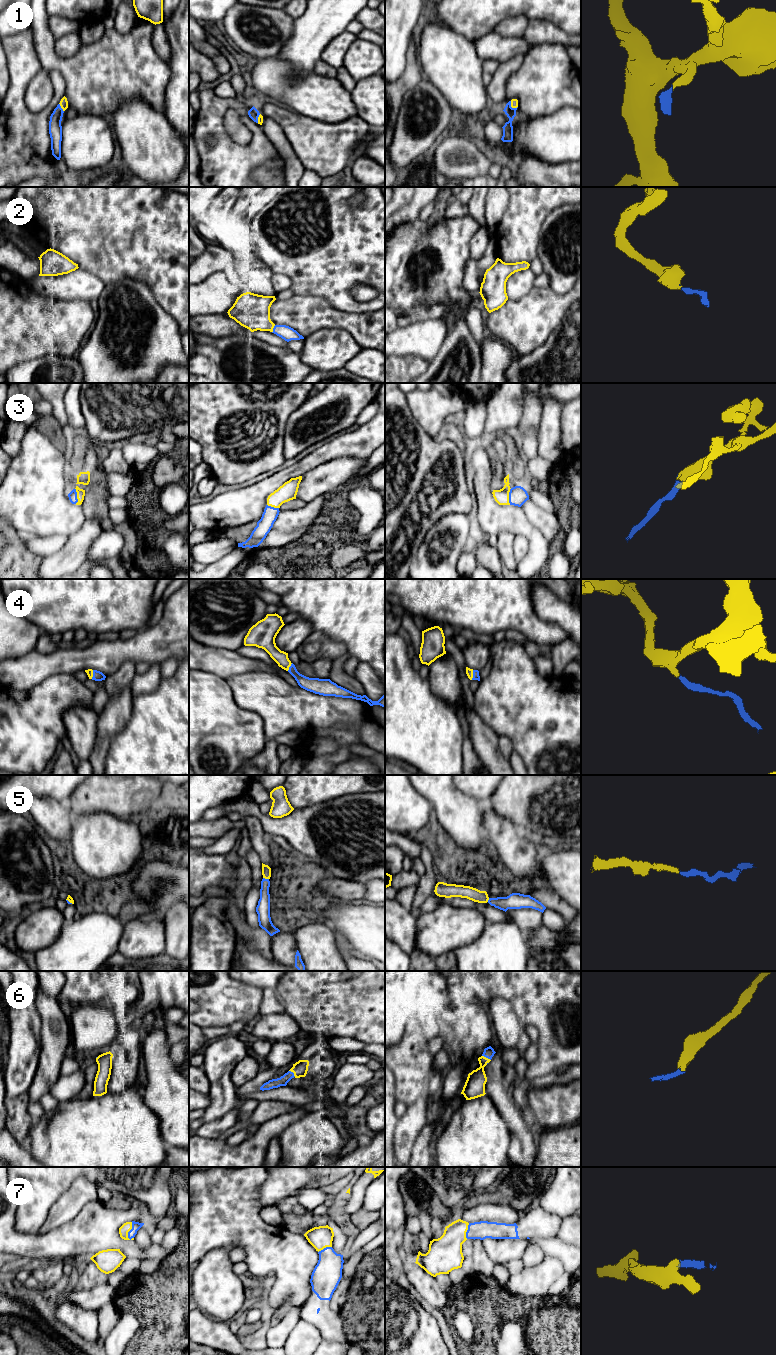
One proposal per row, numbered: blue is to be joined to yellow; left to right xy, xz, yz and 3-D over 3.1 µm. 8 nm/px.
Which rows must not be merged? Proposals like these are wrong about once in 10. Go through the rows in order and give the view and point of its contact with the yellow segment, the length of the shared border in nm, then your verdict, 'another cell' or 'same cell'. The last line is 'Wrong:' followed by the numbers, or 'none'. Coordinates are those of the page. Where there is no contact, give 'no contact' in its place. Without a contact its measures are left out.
1: xy (61, 107) | 80 nm | same cell
2: xz (272, 329) | 70 nm | same cell
3: yz (508, 496) | 140 nm | same cell
4: yz (472, 675) | 80 nm | same cell
5: xz (266, 878) | 50 nm | same cell
6: yz (485, 1057) | 80 nm | same cell
7: xy (129, 1230) | 150 nm | same cell
Wrong: none

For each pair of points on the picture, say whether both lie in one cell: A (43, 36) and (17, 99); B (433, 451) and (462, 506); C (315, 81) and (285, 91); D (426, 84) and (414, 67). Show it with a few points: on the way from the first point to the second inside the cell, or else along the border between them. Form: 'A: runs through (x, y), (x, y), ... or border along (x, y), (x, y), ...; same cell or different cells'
A: border along (31, 32), (34, 38), (34, 49), (42, 68); different cells
B: runs through (452, 449), (457, 458), (461, 487); same cell
C: runs through (308, 88), (305, 91), (292, 91); same cell
D: border along (422, 79), (404, 94); different cells

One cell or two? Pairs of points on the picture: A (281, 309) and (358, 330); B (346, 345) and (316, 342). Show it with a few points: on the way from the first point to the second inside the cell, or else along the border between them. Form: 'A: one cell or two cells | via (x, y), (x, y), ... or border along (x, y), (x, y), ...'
A: one cell | via (300, 312), (318, 313), (339, 319)
B: one cell | via (339, 345), (323, 345)

